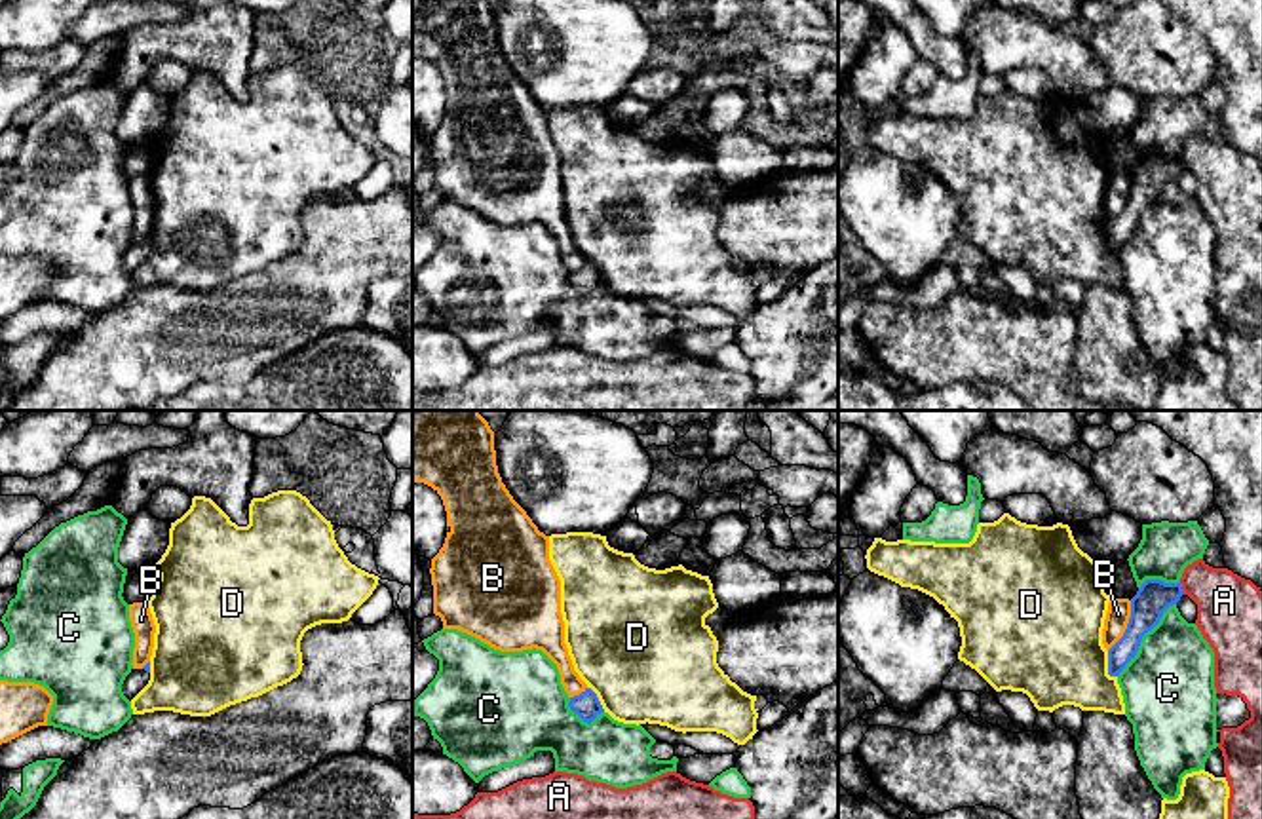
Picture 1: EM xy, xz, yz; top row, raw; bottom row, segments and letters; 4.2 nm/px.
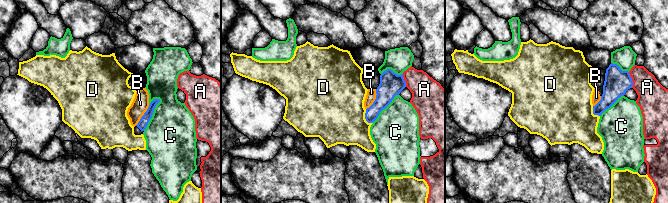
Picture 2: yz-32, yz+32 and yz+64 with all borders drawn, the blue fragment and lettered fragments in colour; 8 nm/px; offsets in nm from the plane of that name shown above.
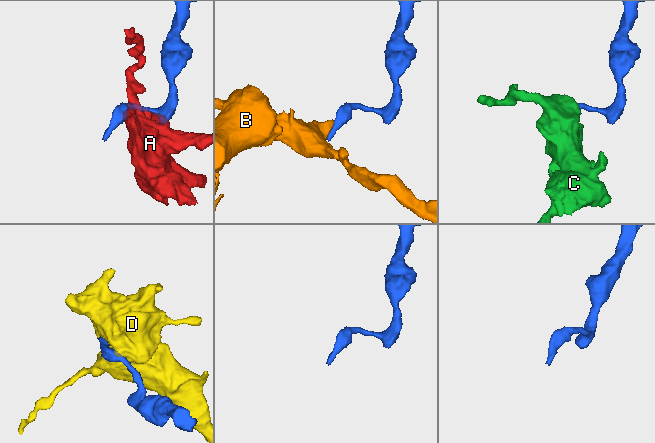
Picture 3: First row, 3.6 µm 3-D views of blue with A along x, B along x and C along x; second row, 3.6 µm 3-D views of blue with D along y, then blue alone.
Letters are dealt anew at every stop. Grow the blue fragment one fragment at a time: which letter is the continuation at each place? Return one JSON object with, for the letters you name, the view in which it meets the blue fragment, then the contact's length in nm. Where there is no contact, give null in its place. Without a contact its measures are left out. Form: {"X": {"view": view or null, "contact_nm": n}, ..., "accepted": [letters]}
{"accepted": []}

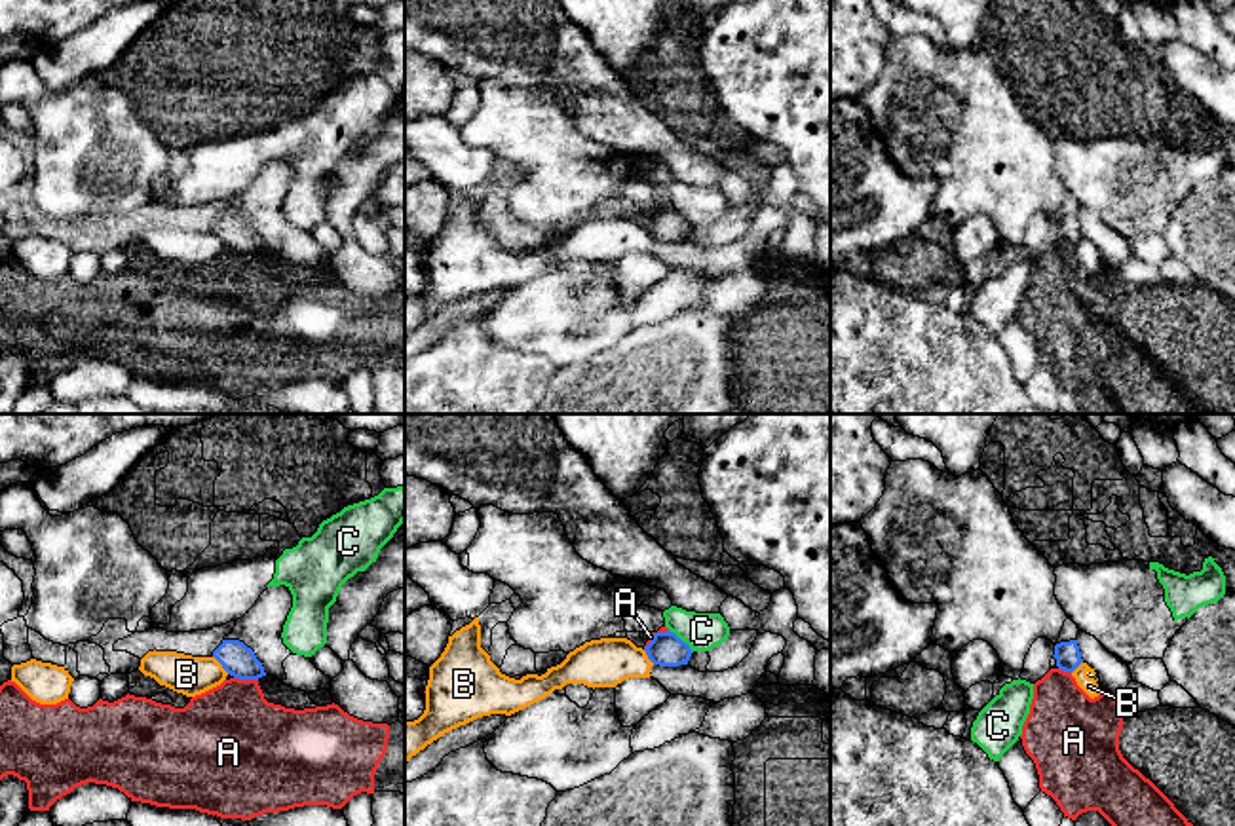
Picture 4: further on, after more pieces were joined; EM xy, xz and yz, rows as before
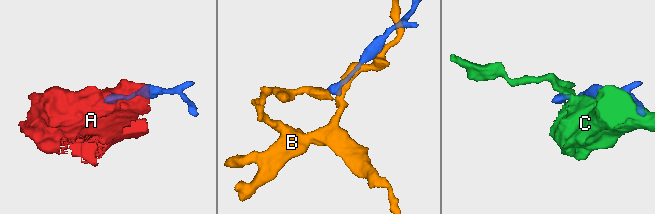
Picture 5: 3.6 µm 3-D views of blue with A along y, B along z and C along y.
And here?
{"accepted": []}

